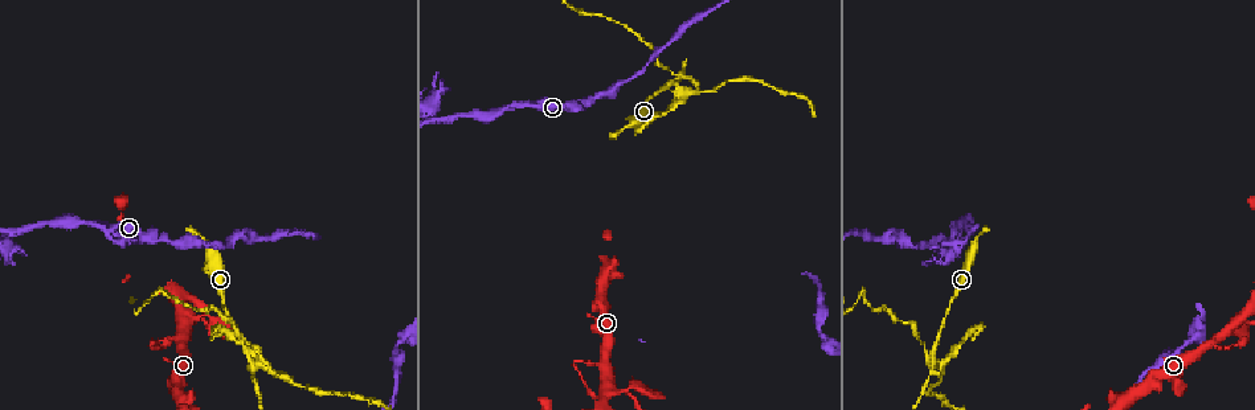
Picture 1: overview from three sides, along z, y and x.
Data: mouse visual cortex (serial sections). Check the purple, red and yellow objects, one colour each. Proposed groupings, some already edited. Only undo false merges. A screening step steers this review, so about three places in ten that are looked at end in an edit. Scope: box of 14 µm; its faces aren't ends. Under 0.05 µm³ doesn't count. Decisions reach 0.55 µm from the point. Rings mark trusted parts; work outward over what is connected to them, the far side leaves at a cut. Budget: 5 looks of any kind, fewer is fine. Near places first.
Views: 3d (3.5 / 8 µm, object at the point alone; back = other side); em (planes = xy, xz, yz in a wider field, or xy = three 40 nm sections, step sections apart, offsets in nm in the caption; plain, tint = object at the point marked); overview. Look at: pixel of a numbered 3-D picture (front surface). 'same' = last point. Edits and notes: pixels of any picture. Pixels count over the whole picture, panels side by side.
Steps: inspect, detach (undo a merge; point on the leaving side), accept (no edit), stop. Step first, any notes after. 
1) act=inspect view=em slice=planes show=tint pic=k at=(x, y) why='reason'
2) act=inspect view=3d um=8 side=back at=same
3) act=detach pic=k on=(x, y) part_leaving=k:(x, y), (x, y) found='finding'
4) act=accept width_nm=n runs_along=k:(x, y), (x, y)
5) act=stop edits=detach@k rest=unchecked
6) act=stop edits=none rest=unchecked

act=inspect view=3d um=3.5 pic=1 at=(155, 239) why='a narrow waist'

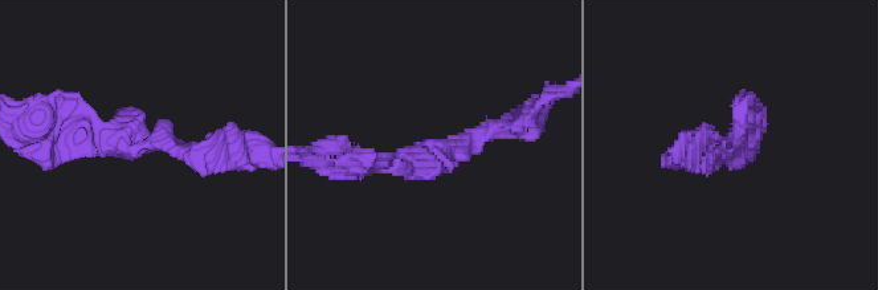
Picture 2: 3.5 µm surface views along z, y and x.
act=inspect view=em slice=planes show=tint pic=2 at=(144, 145)

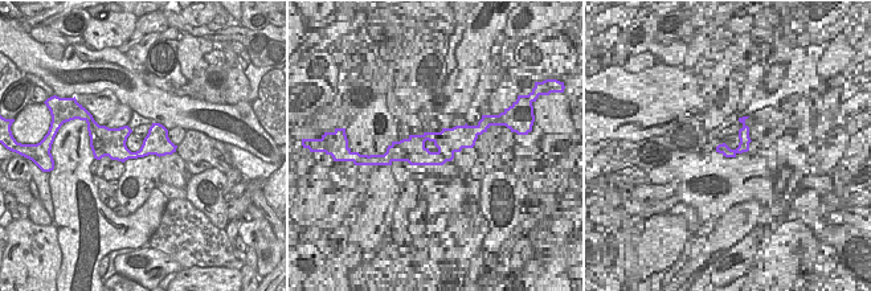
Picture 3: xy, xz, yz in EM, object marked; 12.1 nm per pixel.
act=accept width_nm=300 runs_along=2:(359, 167), (461, 147), (522, 119) found='one cell here'

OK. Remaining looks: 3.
act=inspect view=3d um=3.5 pic=1 at=(937, 361) why='branch point'

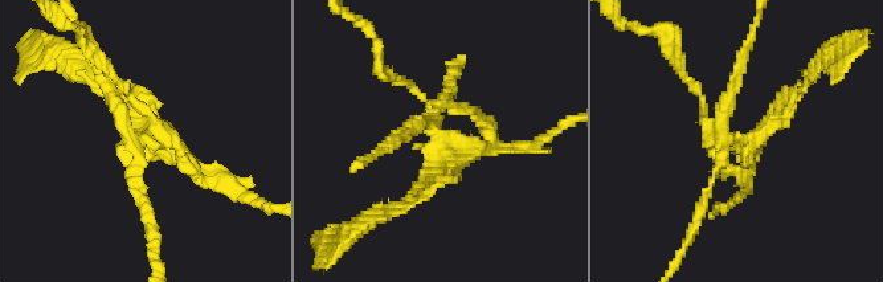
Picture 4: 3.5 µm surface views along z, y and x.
act=inspect view=em slice=xy step=3 show=tint pic=4 at=(437, 137)

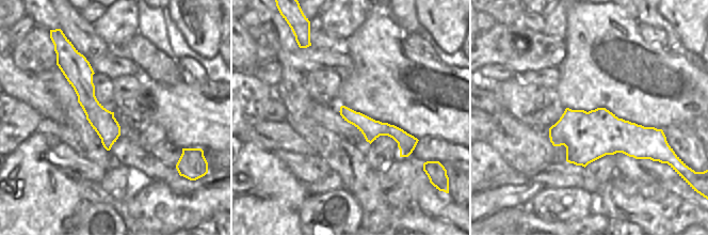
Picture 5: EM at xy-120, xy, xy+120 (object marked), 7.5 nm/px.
act=detach pic=4 on=(732, 171) found='two cells meet here'

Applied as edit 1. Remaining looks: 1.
act=stop edits=detach@4 rest=unchecked

